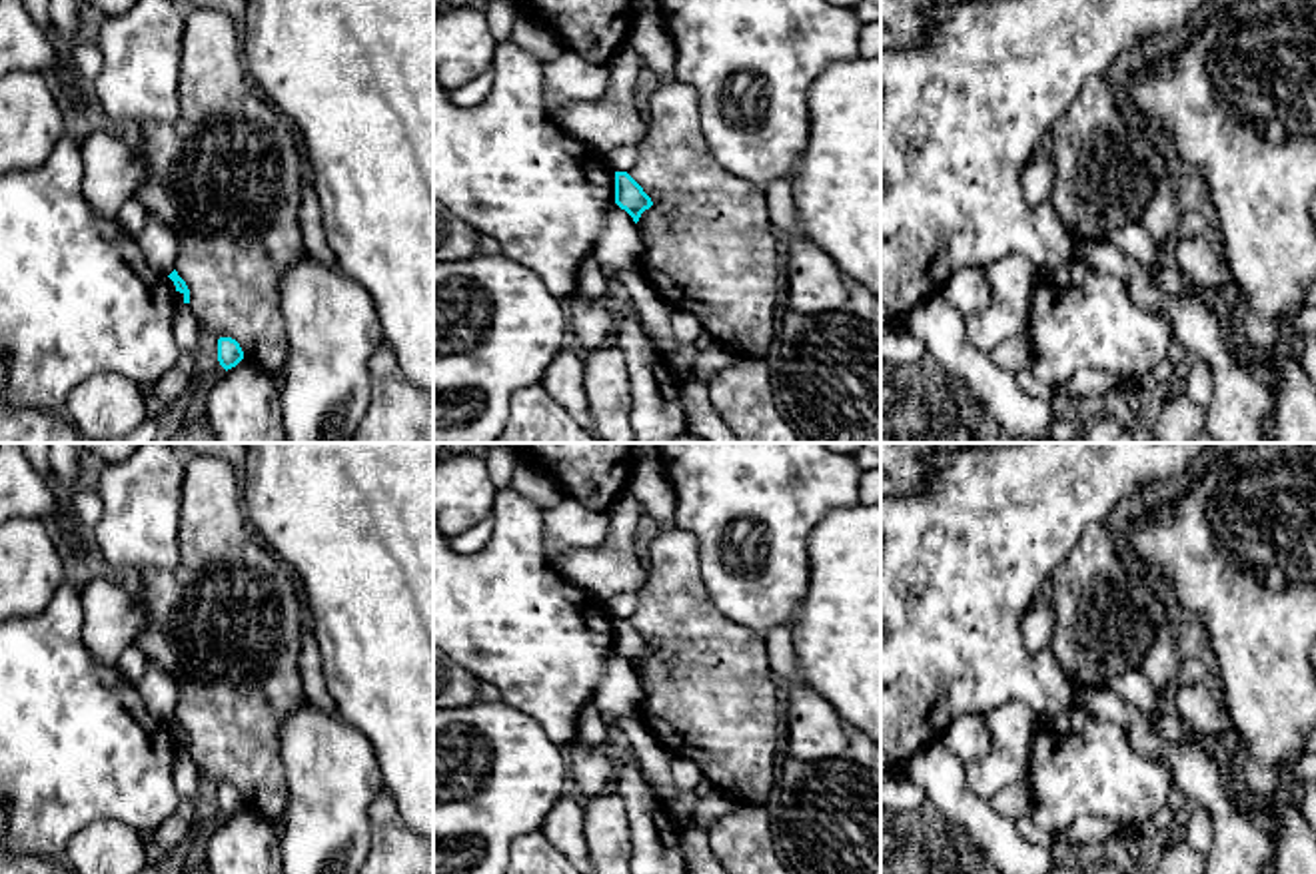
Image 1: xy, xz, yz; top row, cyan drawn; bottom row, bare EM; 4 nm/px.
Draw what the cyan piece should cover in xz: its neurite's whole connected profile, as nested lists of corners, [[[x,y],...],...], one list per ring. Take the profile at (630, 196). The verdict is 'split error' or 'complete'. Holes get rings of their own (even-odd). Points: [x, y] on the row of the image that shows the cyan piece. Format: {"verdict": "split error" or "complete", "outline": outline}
{"verdict": "complete", "outline": [[[615,172],[615,204],[637,223],[641,214],[653,206],[643,188],[627,174]]]}

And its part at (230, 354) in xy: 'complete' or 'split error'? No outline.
complete

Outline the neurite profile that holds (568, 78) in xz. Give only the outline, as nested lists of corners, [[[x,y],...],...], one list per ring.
[[[571,50],[543,64],[543,108],[551,120],[561,106],[605,100],[611,88],[611,66],[589,64]]]

